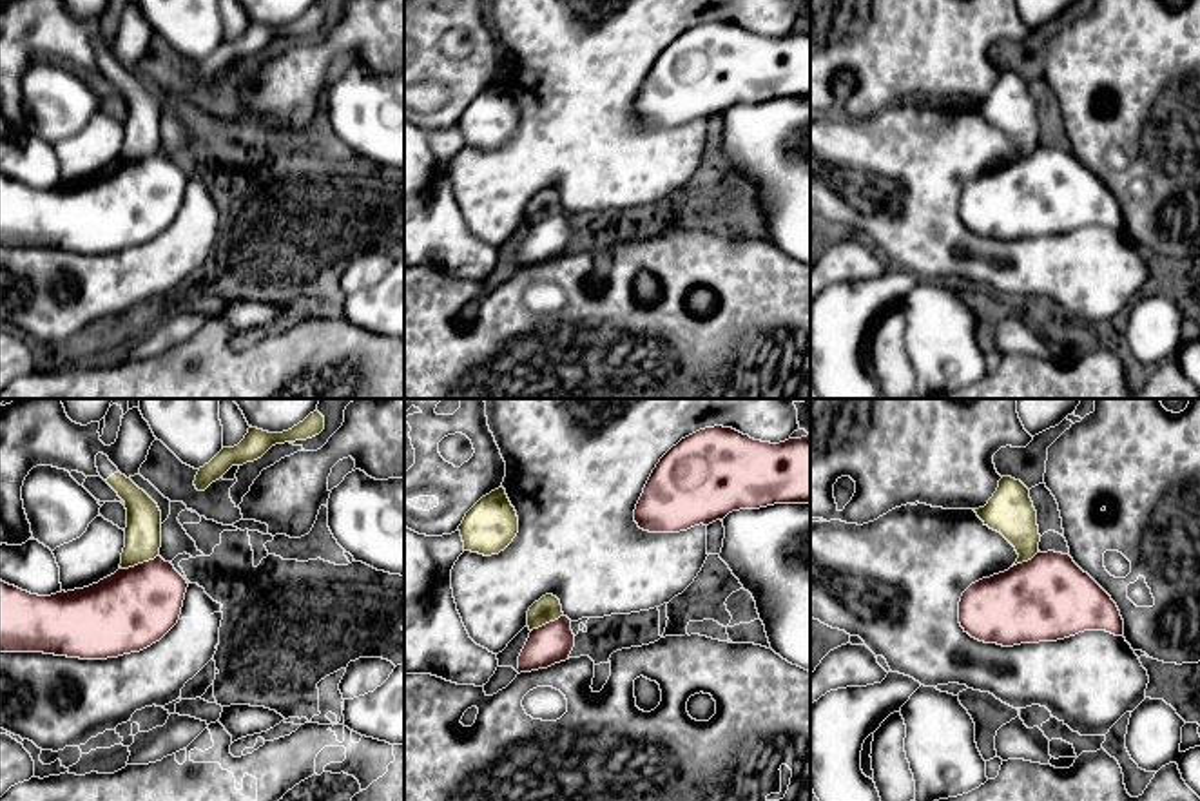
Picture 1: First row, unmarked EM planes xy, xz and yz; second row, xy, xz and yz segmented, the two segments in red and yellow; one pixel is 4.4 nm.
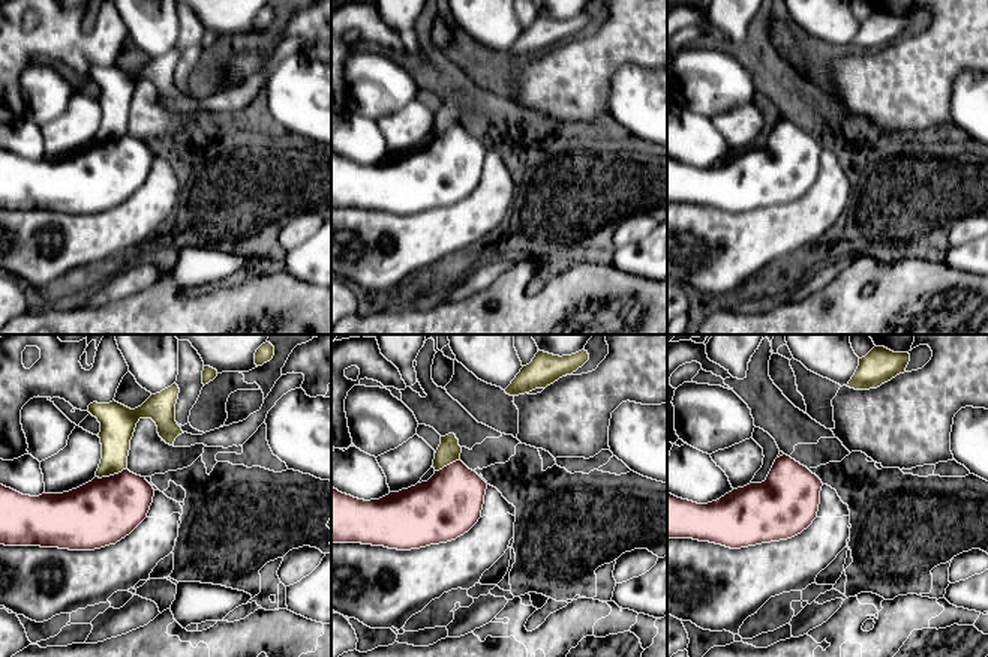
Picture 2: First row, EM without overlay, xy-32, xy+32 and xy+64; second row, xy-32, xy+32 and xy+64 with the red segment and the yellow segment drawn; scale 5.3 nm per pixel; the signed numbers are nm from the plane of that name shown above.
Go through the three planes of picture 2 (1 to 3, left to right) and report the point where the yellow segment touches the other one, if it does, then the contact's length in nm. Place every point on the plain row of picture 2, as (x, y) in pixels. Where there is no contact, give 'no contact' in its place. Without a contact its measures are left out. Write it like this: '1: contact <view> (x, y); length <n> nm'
1: contact xy-32 (111, 140); length 180 nm
2: contact xy+32 (447, 129); length 150 nm
3: contact xy+64 (780, 120); length 40 nm

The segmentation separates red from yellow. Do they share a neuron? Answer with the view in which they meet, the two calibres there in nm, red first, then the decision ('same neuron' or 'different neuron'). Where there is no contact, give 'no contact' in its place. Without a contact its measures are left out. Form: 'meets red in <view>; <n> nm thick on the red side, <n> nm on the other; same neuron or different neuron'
meets red in xy; 360 nm thick on the red side, 160 nm on the other; different neuron

